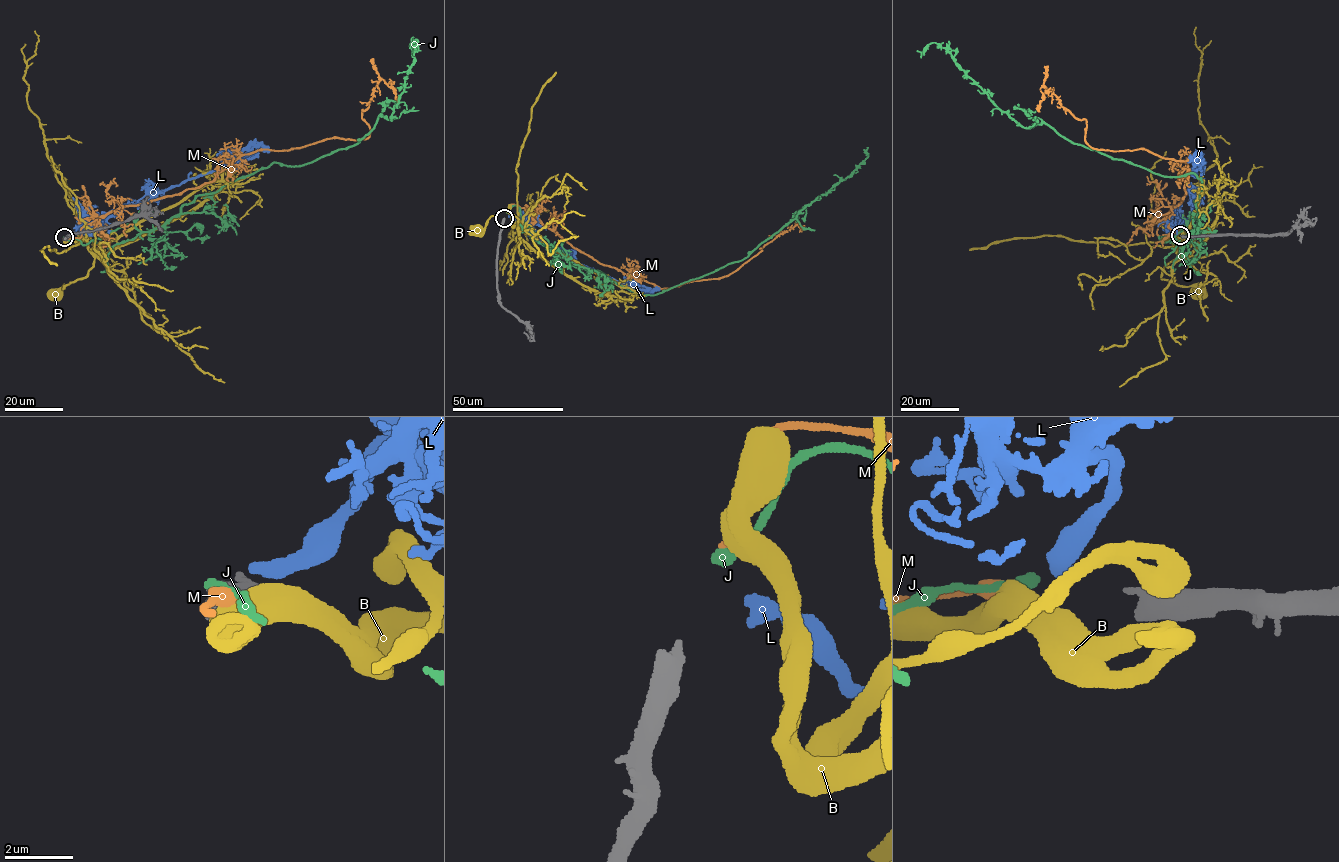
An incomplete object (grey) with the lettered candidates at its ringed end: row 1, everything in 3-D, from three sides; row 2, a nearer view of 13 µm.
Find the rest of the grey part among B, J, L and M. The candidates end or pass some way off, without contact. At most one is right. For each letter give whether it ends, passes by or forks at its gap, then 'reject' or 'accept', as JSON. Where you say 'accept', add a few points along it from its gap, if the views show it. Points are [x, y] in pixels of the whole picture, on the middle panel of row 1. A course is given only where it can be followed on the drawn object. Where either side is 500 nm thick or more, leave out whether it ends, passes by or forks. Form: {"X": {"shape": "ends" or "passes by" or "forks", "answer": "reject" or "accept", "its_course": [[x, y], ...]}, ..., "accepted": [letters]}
{"B": {"answer": "reject"}, "J": {"shape": "ends", "answer": "reject"}, "L": {"shape": "ends", "answer": "reject"}, "M": {"shape": "ends", "answer": "reject"}, "accepted": []}

